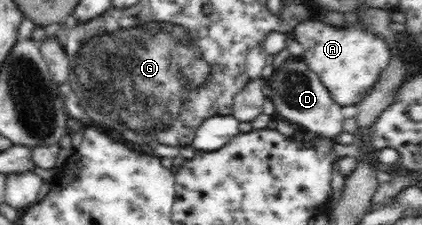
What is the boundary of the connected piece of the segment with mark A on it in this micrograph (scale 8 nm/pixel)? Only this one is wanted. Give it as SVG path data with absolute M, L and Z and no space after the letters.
M317 18L299 21L293 30L294 37L303 45L304 63L329 89L331 97L352 112L355 105L368 95L379 76L391 62L391 50L381 36L367 32L363 26L355 24L351 28L327 26Z

